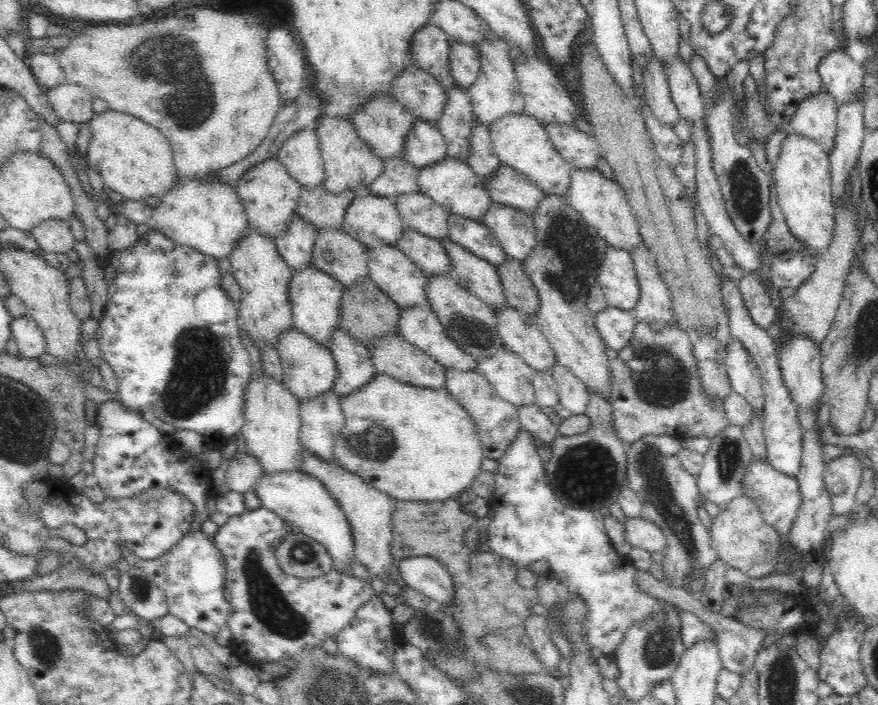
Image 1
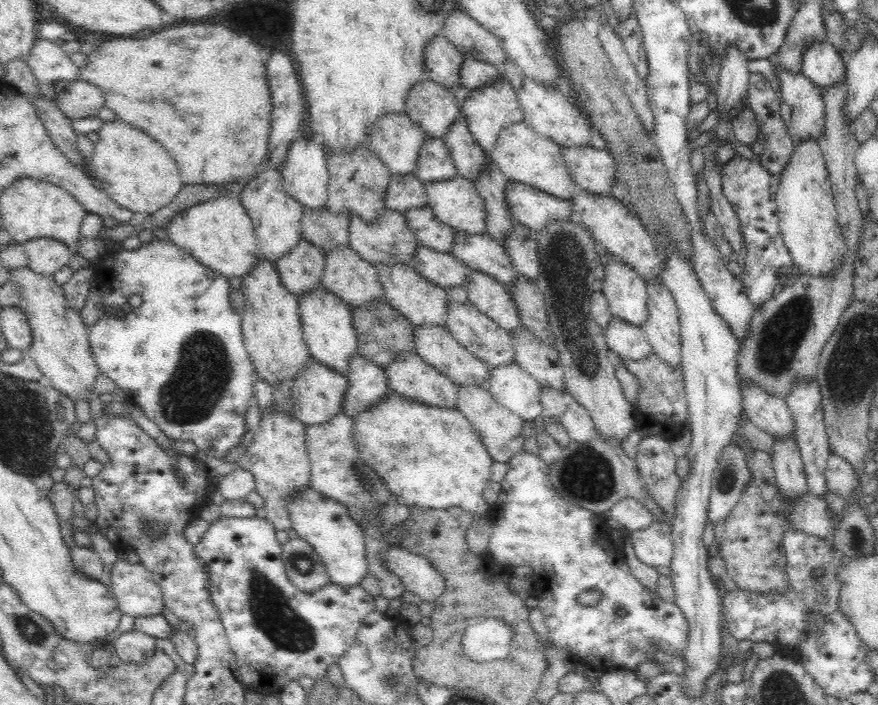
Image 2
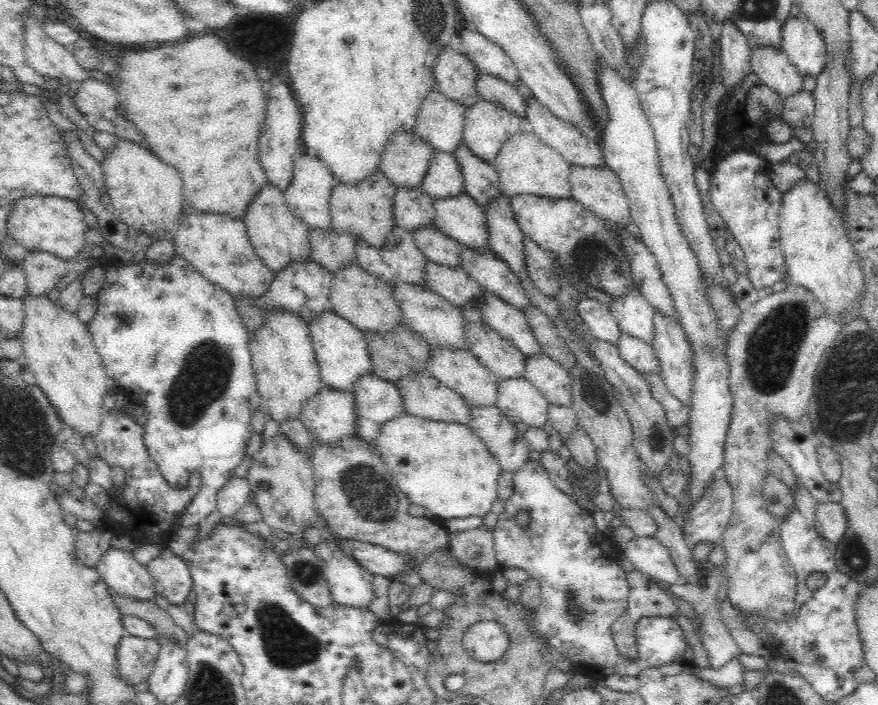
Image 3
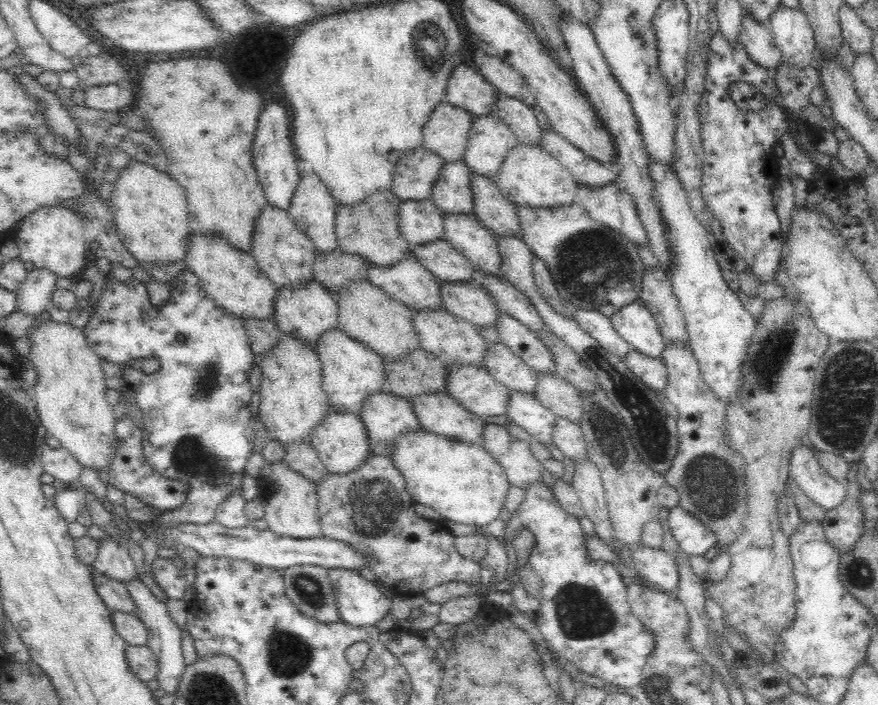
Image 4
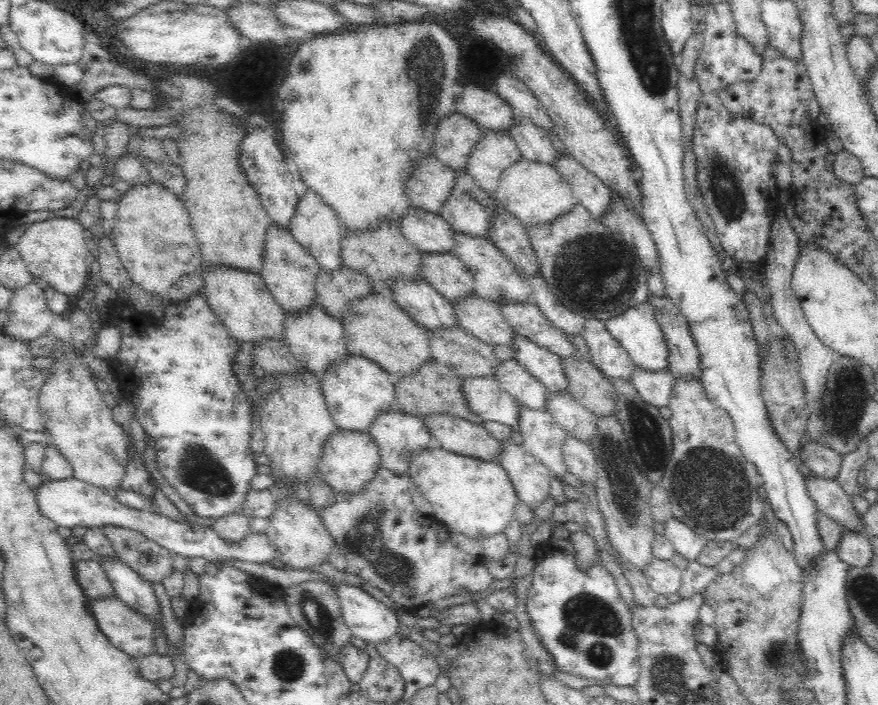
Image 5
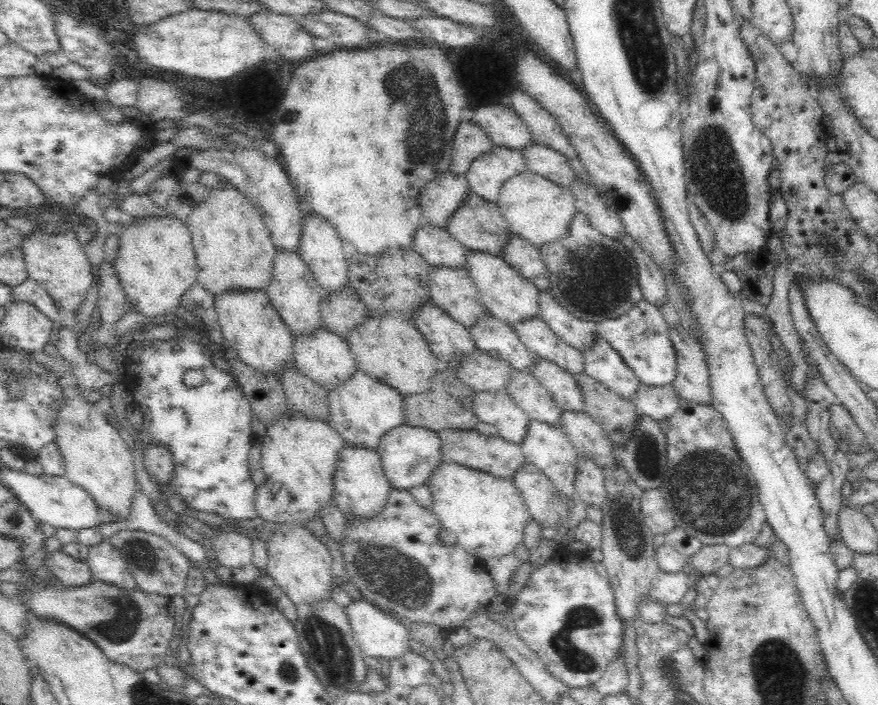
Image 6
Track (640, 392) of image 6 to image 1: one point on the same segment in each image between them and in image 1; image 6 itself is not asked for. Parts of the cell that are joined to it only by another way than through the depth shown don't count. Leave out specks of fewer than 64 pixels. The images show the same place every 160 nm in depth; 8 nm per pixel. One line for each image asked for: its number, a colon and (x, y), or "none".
1: (616, 327)
2: (628, 341)
3: (639, 355)
4: (652, 372)
5: (655, 388)

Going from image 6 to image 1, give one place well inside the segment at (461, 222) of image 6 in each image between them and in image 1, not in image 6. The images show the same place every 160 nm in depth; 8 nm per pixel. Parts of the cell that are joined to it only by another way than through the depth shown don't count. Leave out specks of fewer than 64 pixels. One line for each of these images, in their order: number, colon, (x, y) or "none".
1: (425, 146)
2: (435, 164)
3: (444, 180)
4: (452, 194)
5: (470, 210)

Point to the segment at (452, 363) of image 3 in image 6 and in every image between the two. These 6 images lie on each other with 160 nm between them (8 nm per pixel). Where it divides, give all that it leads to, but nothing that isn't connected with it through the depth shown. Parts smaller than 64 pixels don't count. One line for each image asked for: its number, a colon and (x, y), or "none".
4: (473, 387)
5: (484, 396)
6: (497, 408)

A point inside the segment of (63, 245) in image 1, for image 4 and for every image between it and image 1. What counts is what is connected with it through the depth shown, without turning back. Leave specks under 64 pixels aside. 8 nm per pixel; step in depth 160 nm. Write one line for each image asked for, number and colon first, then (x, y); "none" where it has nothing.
2: (44, 256)
3: (43, 271)
4: (34, 296)

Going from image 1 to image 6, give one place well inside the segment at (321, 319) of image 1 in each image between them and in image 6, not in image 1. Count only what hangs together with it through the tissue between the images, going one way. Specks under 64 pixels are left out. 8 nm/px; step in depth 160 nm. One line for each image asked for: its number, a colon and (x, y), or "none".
2: (328, 330)
3: (342, 352)
4: (351, 372)
5: (356, 391)
6: (362, 409)

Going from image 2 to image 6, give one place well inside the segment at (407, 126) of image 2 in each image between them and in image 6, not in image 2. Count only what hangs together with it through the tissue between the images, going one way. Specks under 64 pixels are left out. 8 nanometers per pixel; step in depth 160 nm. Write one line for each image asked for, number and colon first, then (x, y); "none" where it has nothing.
3: (405, 161)
4: (418, 170)
5: (430, 185)
6: (439, 199)

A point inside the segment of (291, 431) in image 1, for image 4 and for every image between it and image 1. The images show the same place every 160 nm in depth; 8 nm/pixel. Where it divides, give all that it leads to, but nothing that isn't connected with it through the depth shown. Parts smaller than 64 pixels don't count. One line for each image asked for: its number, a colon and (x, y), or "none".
2: (277, 457)
3: (281, 479)
4: (290, 502)

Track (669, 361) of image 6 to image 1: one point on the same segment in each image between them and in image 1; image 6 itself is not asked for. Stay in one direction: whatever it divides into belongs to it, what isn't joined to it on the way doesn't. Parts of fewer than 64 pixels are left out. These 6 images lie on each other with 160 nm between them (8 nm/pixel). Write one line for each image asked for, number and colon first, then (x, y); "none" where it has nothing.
1: (617, 277)
2: (626, 294)
3: (633, 313)
4: (634, 323)
5: (637, 330)

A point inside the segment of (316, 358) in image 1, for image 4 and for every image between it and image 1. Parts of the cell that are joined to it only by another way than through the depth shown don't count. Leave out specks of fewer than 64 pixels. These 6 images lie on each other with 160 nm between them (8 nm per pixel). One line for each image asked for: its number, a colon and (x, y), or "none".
2: (317, 393)
3: (329, 417)
4: (341, 440)

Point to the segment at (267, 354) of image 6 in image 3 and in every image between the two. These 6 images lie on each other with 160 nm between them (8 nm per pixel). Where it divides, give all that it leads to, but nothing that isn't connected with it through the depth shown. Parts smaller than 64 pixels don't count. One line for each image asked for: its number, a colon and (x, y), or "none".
3: (217, 246)
4: (231, 277)
5: (241, 300)

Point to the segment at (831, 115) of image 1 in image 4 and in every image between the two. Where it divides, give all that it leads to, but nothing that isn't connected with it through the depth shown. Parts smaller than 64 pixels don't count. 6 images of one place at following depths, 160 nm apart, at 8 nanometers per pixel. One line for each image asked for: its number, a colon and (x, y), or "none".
2: (804, 98)
3: (772, 67)
4: (755, 37)

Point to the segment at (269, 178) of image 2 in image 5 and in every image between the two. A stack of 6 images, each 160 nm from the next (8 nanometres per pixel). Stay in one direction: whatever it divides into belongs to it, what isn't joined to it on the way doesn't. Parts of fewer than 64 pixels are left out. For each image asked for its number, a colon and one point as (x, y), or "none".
3: (279, 238)
4: (283, 253)
5: (290, 273)

